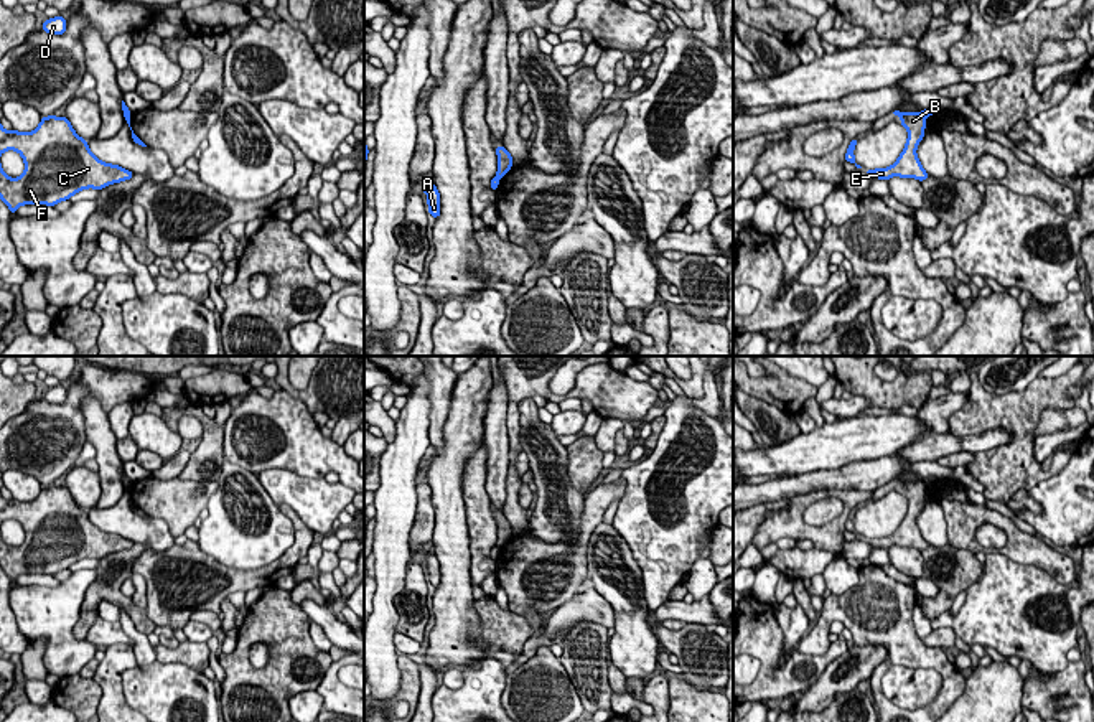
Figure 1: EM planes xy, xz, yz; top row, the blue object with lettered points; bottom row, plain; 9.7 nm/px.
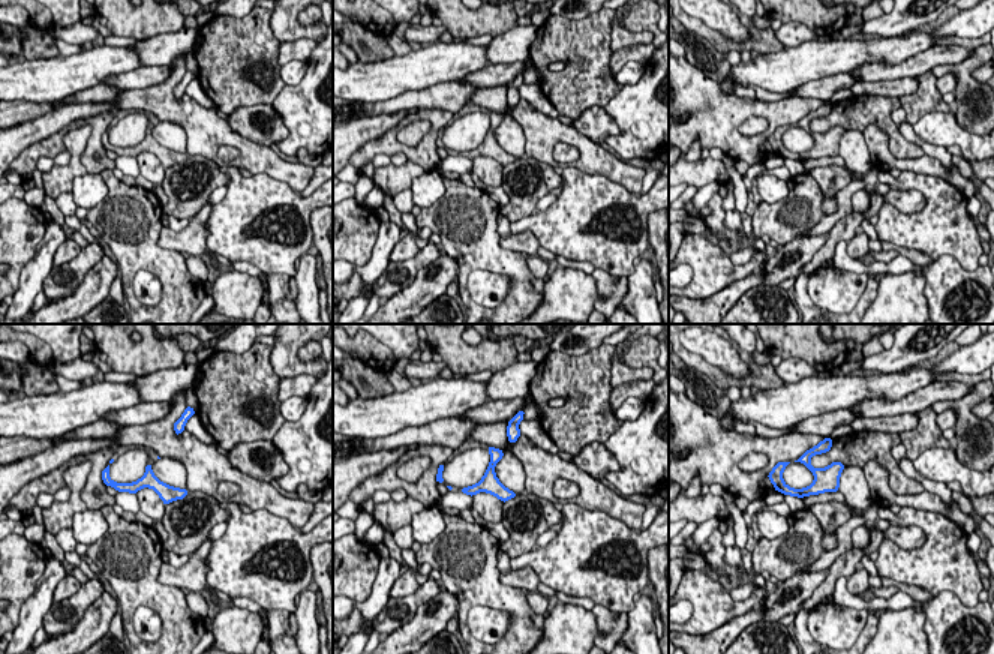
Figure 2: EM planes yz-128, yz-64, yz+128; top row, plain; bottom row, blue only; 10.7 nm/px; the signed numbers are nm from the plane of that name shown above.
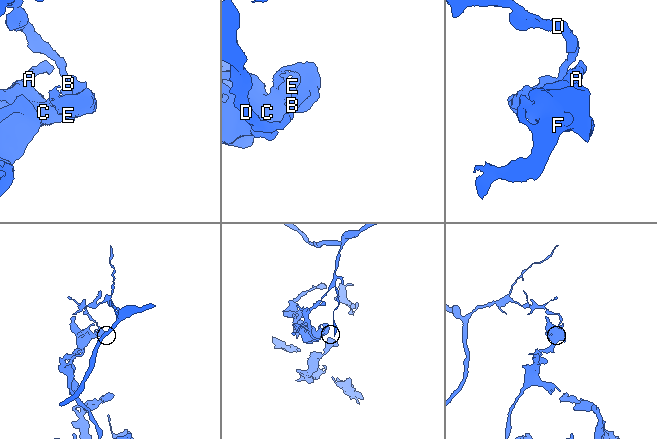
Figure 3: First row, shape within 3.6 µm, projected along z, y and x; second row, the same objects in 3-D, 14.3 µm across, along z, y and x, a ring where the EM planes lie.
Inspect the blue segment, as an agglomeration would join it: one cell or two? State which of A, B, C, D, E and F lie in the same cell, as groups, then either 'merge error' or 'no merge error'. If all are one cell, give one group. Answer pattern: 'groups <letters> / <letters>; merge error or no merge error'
groups A B C E F / D; merge error

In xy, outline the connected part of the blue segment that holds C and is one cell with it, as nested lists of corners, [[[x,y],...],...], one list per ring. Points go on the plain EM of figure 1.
[[[43,486],[33,501],[5,499],[0,493],[0,524],[7,519],[18,521],[25,531],[25,541],[18,547],[10,547],[0,534],[0,567],[12,584],[23,574],[54,575],[81,559],[102,559],[133,546],[132,541],[104,532],[92,524],[86,509],[74,501],[66,486]]]

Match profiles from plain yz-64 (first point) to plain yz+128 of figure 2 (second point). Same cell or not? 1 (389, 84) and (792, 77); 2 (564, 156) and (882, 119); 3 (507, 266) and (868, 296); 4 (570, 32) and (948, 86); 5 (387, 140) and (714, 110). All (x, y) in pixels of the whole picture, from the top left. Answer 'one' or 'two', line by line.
1: one
2: one
3: one
4: two
5: one

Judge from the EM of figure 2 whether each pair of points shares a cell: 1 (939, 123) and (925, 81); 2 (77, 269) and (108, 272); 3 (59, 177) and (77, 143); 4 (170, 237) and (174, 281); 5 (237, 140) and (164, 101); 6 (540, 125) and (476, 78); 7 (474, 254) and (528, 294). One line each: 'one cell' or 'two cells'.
1: two cells
2: two cells
3: one cell
4: two cells
5: one cell
6: two cells
7: one cell

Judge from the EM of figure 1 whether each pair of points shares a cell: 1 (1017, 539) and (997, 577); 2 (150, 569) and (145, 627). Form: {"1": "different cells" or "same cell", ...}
{"1": "different cells", "2": "different cells"}

